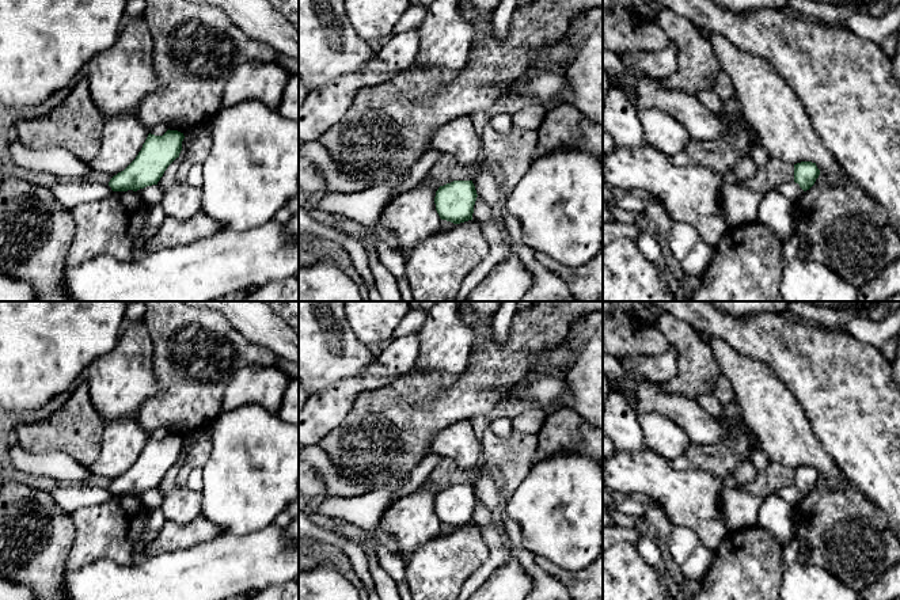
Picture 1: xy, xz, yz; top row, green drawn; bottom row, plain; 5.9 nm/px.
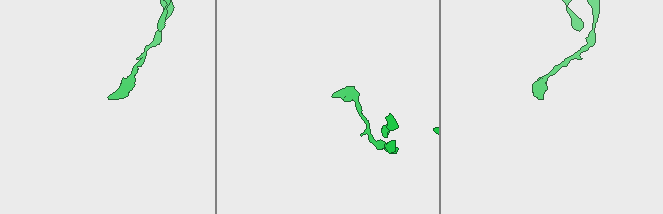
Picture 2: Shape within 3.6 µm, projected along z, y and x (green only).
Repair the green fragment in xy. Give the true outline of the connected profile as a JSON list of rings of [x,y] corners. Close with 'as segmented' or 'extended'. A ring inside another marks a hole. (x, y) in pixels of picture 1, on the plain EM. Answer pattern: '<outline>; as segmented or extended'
[[[170,433],[163,440],[149,437],[136,463],[110,483],[111,494],[137,495],[157,489],[167,471],[179,462],[183,443],[183,437]]]; as segmented

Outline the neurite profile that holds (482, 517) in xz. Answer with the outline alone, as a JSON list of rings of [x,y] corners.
[[[479,501],[474,509],[472,523],[479,528],[490,527],[493,524],[491,513]]]

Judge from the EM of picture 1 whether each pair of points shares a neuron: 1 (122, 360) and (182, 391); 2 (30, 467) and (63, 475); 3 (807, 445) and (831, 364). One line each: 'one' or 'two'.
1: two
2: one
3: two

